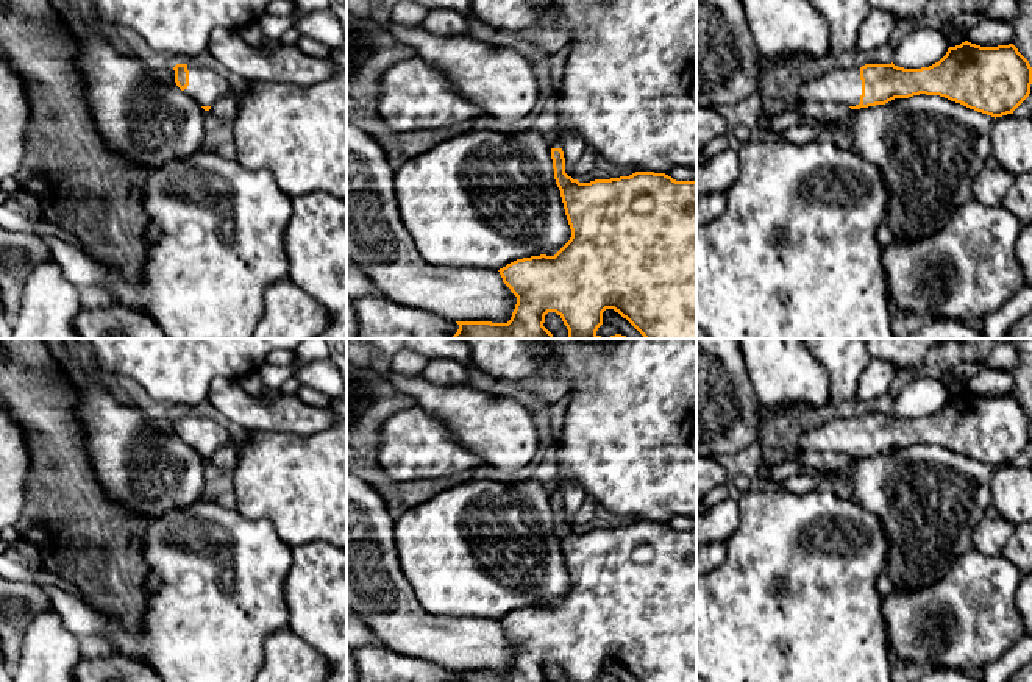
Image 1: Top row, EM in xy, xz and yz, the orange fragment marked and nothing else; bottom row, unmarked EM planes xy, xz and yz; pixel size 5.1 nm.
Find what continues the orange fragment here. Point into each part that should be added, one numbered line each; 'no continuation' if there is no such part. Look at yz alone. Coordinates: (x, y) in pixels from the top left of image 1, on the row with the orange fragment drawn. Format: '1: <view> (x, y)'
1: yz (843, 86)

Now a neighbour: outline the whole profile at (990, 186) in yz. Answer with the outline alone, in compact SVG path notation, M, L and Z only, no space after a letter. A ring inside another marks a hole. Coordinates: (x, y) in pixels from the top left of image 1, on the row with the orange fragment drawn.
M985 165L973 179L973 200L987 206L1004 204L1004 198L1013 186L1013 178L1001 165L995 169Z

